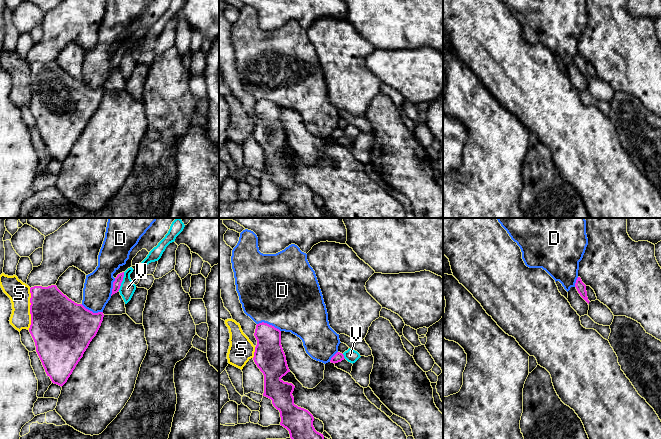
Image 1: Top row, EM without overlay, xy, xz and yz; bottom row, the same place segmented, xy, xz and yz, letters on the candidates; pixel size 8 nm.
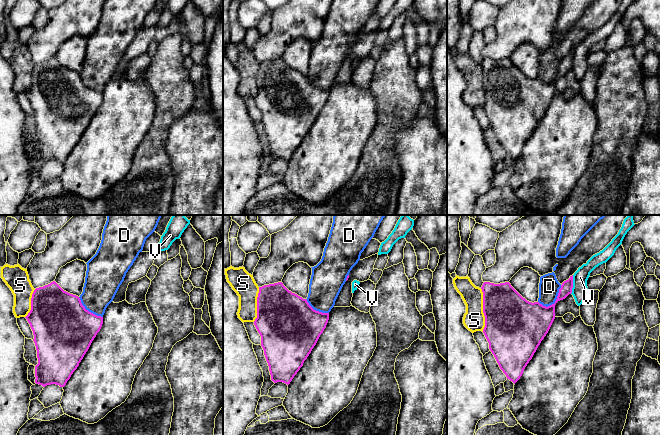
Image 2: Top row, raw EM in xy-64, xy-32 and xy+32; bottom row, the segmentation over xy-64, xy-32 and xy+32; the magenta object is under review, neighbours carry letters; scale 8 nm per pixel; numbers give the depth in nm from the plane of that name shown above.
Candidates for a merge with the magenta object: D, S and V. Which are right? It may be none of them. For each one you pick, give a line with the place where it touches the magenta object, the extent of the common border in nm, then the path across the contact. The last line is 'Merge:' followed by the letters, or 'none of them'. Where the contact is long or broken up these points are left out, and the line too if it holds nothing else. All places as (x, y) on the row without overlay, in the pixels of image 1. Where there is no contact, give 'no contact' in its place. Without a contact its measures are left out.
Merge: none of them

